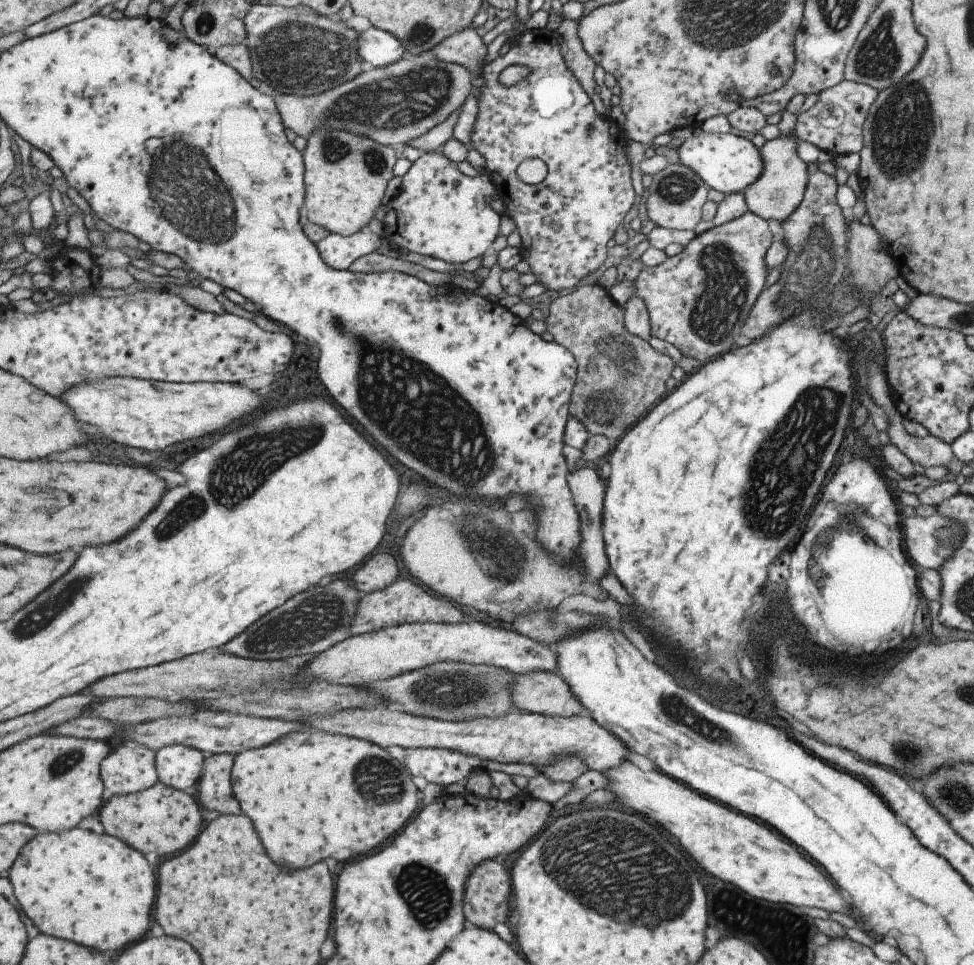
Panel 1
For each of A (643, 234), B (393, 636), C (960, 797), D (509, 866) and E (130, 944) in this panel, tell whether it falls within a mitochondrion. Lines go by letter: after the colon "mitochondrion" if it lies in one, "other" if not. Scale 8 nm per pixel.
A: other
B: other
C: mitochondrion
D: other
E: other

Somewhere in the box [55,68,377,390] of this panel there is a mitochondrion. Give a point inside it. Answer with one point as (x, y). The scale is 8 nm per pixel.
(162, 171)

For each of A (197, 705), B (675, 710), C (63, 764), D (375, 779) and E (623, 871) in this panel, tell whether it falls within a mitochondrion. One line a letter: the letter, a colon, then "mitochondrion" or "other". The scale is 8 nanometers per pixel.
A: other
B: mitochondrion
C: mitochondrion
D: mitochondrion
E: mitochondrion

